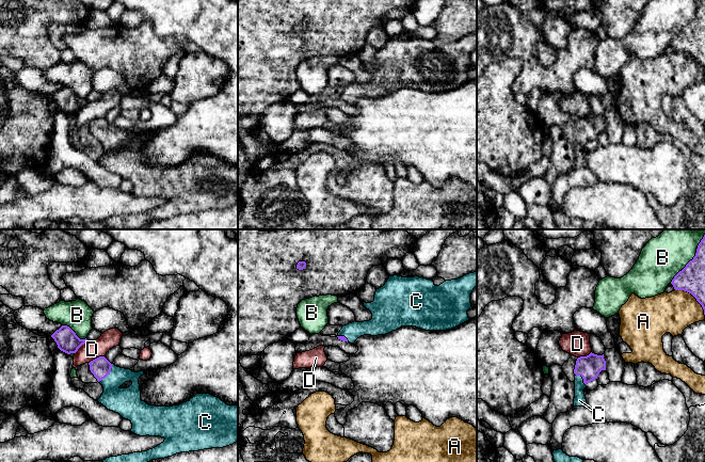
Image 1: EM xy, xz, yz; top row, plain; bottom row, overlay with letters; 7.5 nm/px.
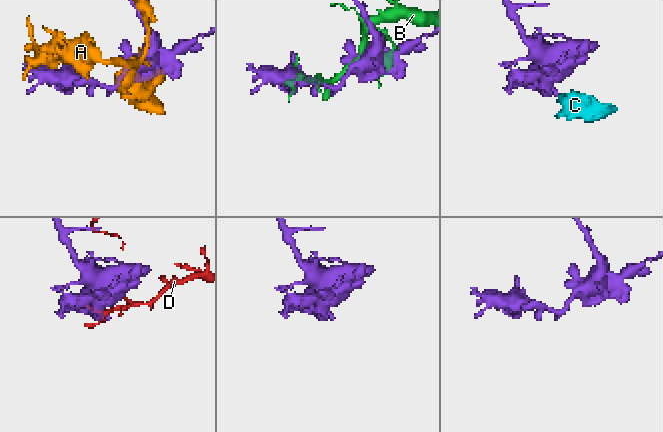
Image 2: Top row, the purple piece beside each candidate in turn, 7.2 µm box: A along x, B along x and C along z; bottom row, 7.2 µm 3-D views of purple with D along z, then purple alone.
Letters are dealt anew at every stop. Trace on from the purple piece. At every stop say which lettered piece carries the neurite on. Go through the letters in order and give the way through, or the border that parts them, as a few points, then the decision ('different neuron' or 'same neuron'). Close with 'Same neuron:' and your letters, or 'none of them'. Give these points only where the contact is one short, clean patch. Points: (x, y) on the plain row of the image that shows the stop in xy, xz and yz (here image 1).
A: different neuron
B: different neuron
C: way xy (100, 128), (108, 134), (111, 148), (125, 162); same neuron
D: different neuron
Same neuron: C

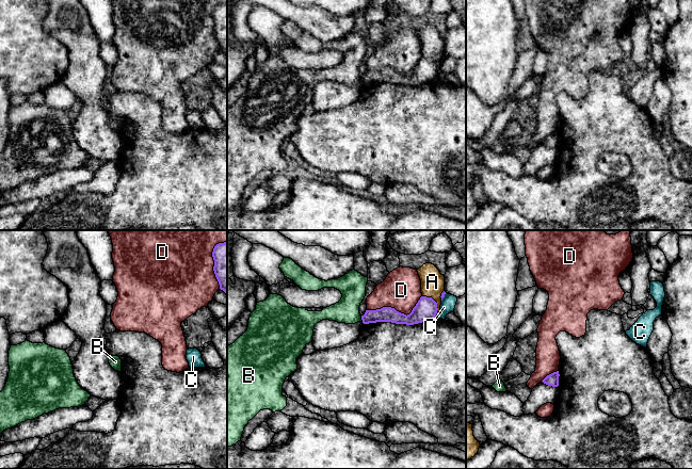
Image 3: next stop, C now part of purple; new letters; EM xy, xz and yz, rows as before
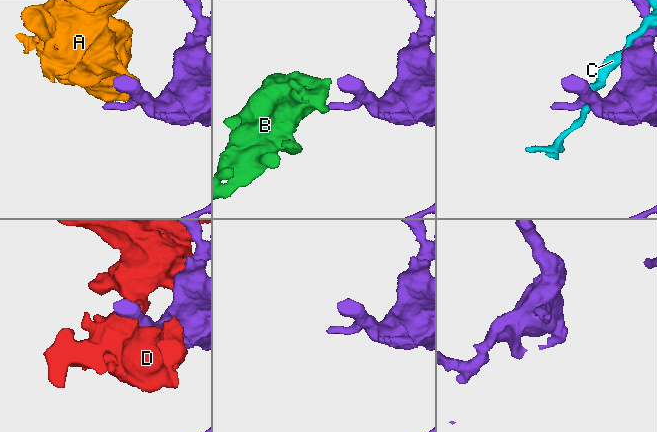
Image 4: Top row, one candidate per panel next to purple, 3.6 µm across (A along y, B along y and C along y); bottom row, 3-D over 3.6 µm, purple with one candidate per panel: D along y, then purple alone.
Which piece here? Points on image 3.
A: border xz (422, 57), (430, 58), (436, 64), (437, 73); different neuron
B: border xz (360, 77), (363, 82); different neuron
C: different neuron
D: different neuron
Same neuron: none of them

